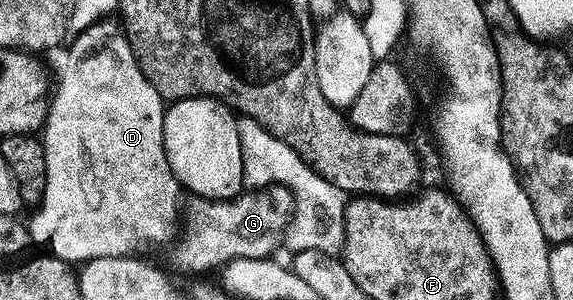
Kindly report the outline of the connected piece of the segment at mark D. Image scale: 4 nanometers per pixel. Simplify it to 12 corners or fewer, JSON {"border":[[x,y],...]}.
{"border":[[127,37],[75,38],[28,230],[71,265],[180,229],[167,104]]}

